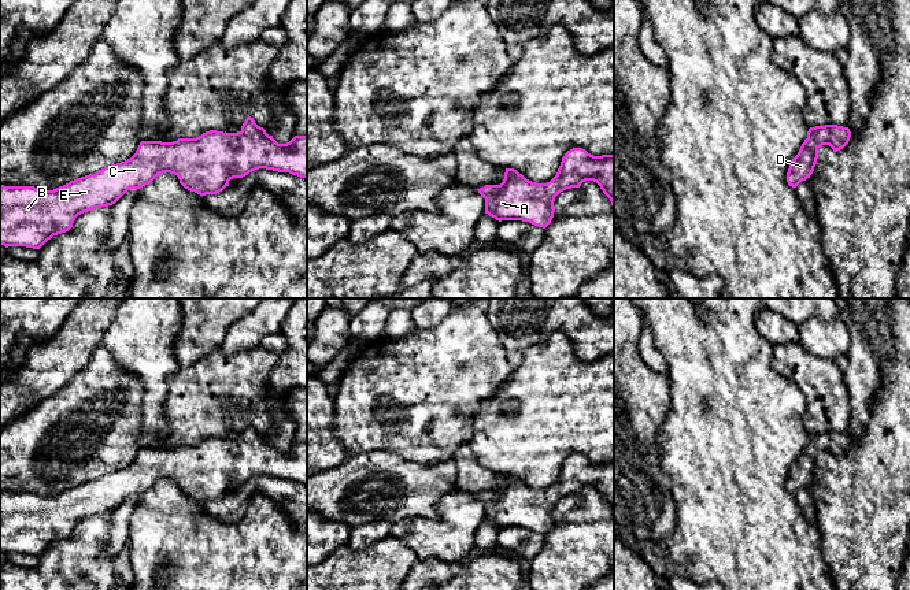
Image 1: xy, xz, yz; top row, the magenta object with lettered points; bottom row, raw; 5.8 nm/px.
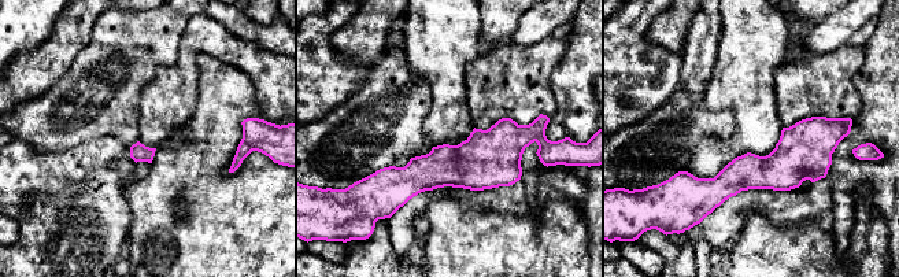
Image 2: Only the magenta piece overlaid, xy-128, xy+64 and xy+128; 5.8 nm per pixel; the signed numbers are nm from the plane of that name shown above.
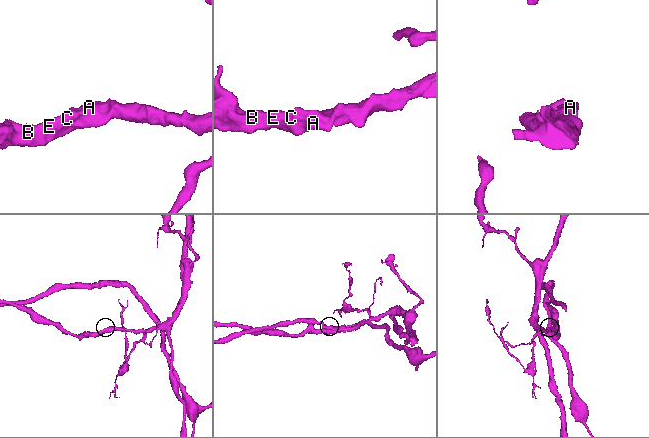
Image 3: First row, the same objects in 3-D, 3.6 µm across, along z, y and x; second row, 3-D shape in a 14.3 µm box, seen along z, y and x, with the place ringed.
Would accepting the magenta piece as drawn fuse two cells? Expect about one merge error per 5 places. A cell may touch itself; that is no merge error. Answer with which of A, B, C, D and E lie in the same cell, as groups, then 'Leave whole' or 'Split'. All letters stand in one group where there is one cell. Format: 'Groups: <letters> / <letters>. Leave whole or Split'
Groups: A B C D E. Leave whole

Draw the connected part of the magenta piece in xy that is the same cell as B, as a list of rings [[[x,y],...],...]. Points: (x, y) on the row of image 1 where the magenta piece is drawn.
[[[248,116],[237,133],[210,130],[196,138],[178,138],[173,142],[141,141],[130,159],[53,190],[0,185],[0,244],[5,248],[40,249],[53,235],[69,231],[78,215],[112,205],[129,189],[140,189],[163,172],[177,175],[185,189],[206,196],[222,192],[230,179],[243,178],[259,168],[307,178],[307,136],[295,136],[289,142],[278,144]]]

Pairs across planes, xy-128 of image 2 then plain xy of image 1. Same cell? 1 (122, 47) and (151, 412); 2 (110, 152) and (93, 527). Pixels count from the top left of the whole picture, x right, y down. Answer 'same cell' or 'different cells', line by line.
1: different cells
2: same cell

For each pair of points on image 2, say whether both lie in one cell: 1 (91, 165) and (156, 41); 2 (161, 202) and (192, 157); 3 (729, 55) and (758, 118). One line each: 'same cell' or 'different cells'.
1: different cells
2: same cell
3: same cell

